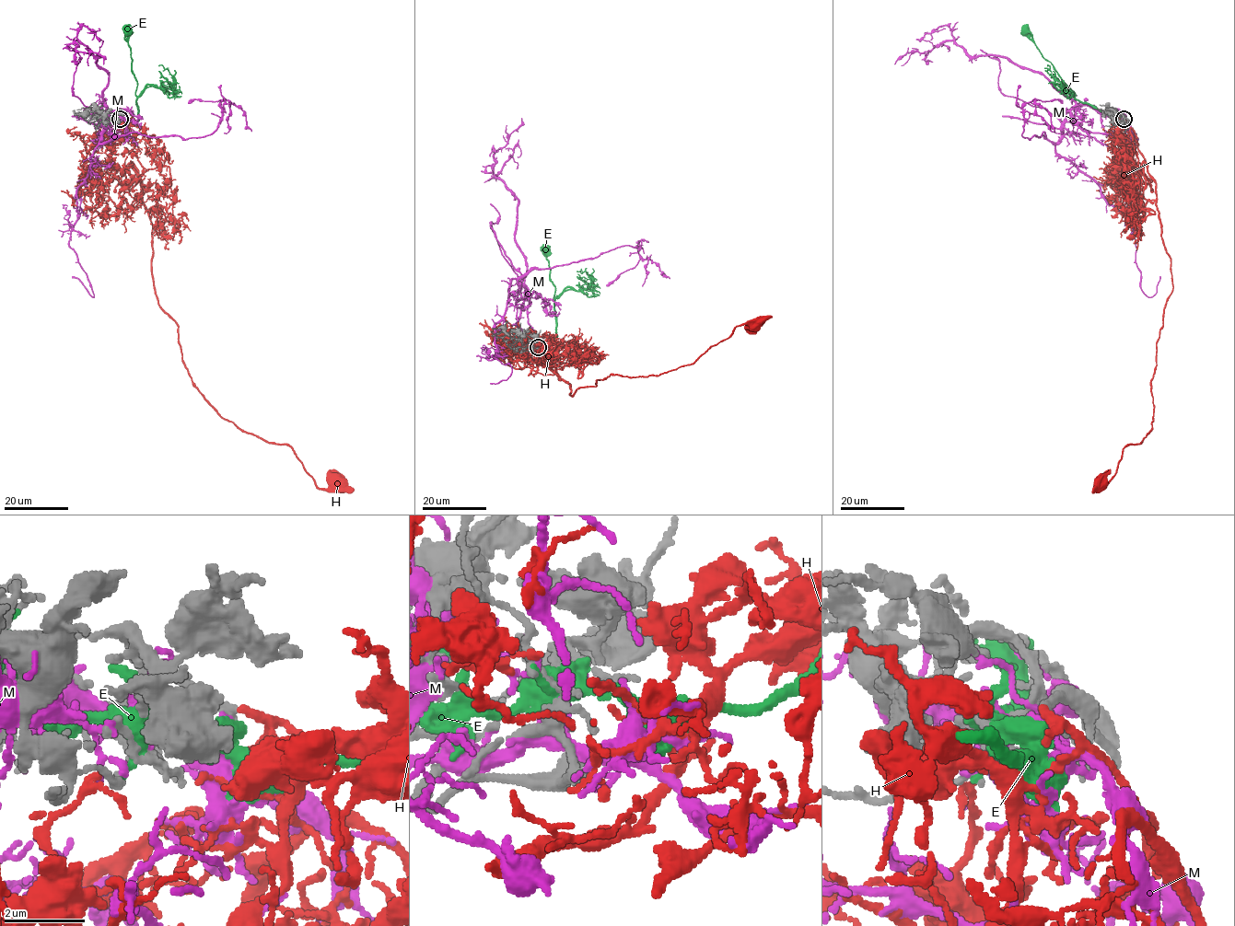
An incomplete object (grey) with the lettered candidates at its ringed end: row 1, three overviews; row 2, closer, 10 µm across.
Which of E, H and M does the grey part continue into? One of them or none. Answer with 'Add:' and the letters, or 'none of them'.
Add: H

